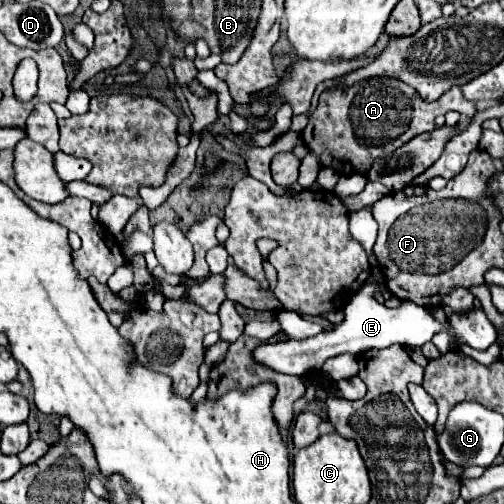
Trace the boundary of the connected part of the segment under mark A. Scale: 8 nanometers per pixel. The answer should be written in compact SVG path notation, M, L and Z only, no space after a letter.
M376 76L352 86L338 86L322 92L308 126L302 130L302 140L310 152L320 156L320 150L324 148L324 152L334 156L342 174L364 172L374 158L394 152L404 142L412 140L412 136L432 132L436 128L434 118L450 110L472 118L476 114L476 102L464 100L460 86L450 88L436 102L424 102L418 92L402 80Z

